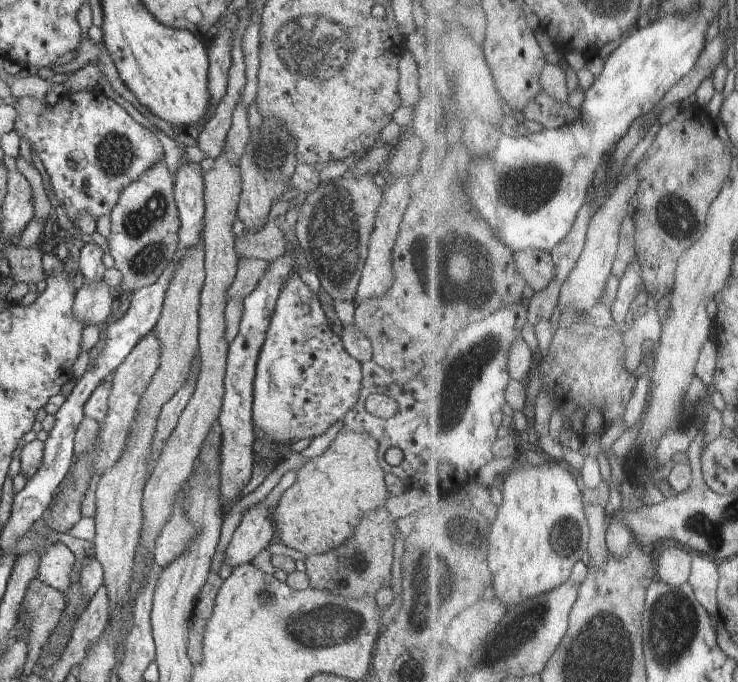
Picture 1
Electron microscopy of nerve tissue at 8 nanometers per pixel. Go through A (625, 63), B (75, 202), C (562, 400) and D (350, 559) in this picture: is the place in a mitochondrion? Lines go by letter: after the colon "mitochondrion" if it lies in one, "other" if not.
A: other
B: other
C: other
D: mitochondrion

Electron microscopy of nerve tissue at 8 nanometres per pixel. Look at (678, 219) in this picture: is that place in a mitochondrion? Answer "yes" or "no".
yes

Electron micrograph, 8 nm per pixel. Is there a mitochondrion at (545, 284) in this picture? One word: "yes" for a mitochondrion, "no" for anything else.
no

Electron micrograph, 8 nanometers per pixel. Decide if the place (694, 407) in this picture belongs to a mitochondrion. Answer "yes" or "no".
yes

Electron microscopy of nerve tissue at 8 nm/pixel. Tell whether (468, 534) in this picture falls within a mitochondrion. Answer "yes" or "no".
yes

